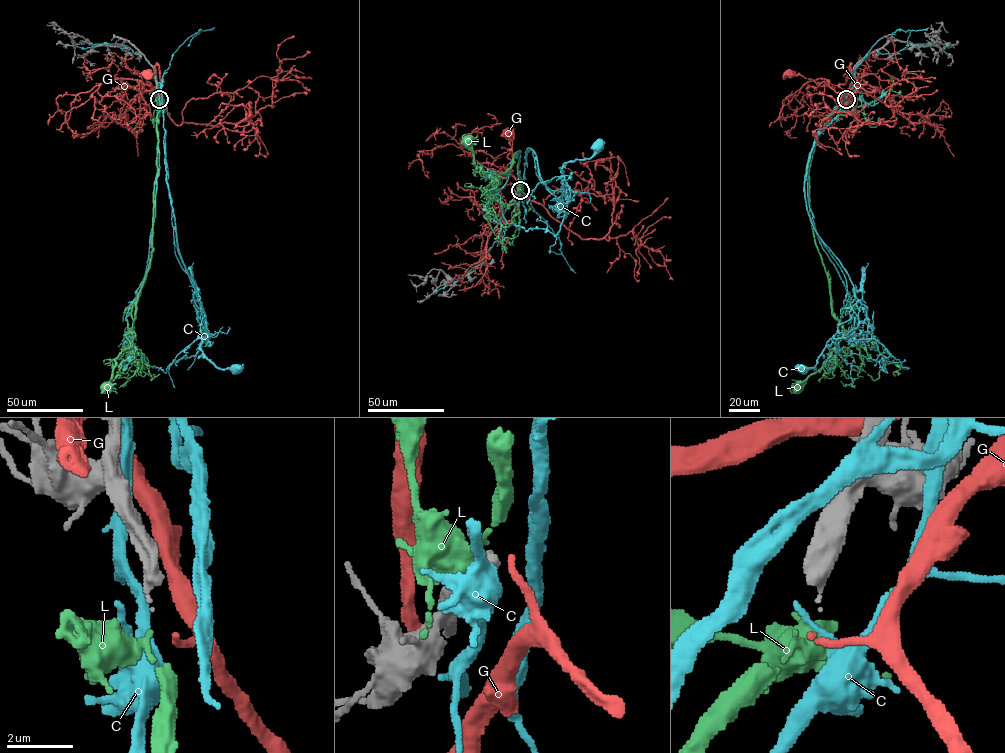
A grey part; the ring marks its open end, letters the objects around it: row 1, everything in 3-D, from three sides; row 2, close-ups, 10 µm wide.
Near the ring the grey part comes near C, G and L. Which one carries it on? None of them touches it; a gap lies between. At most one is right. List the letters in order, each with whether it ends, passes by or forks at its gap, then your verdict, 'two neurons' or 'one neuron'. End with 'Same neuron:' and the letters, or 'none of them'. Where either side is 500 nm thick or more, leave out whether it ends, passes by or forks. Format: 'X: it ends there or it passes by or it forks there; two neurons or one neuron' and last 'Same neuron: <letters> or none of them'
C: it ends there; two neurons
G: it ends there; two neurons
L: it passes by; one neuron
Same neuron: L

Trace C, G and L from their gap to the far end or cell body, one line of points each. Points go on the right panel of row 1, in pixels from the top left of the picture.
C: (845, 100), (852, 82), (816, 135), (804, 196), (814, 229), (849, 277), (855, 299), (815, 369), (801, 370)
G: (845, 100), (857, 86), (850, 65), (855, 87), (837, 92), (824, 81), (817, 85), (813, 80), (788, 72)
L: (844, 100), (816, 141), (809, 183), (815, 244), (830, 285), (833, 313), (845, 335), (822, 366), (798, 387)

